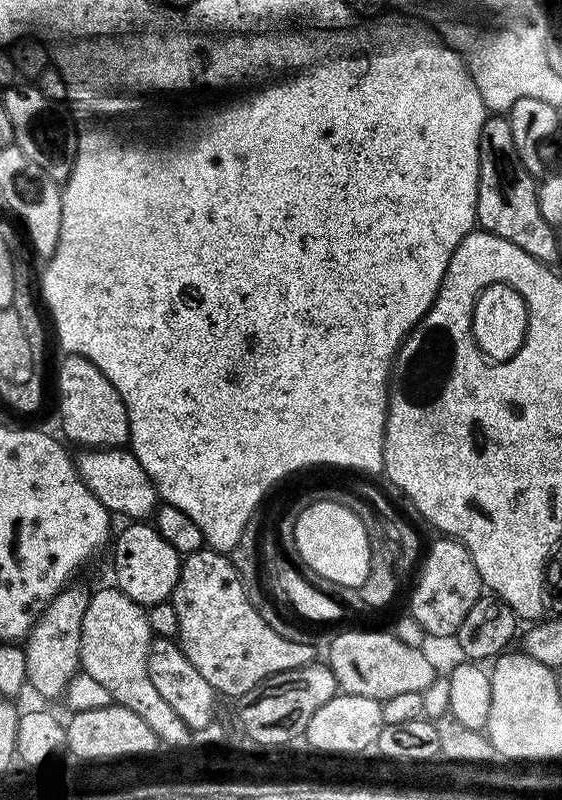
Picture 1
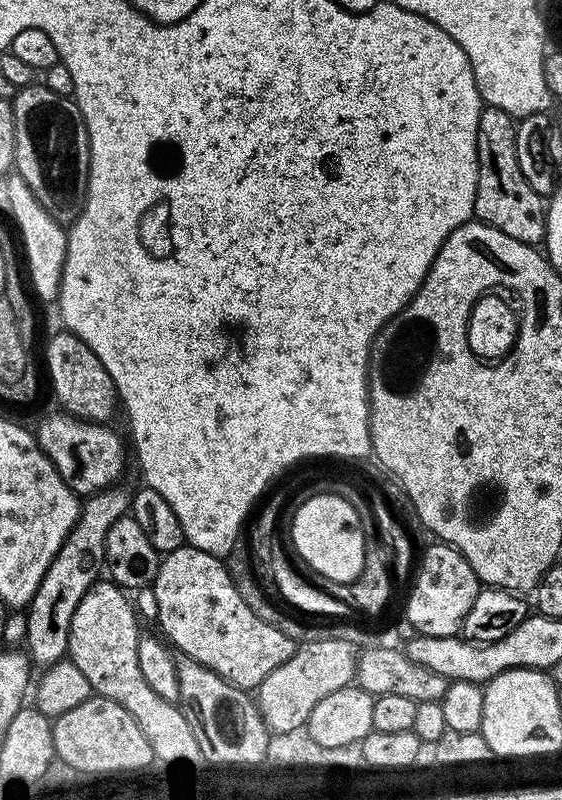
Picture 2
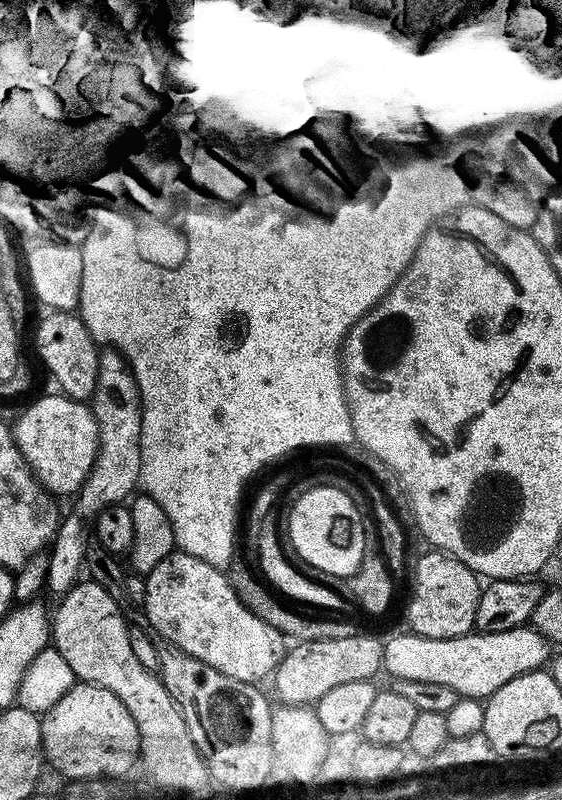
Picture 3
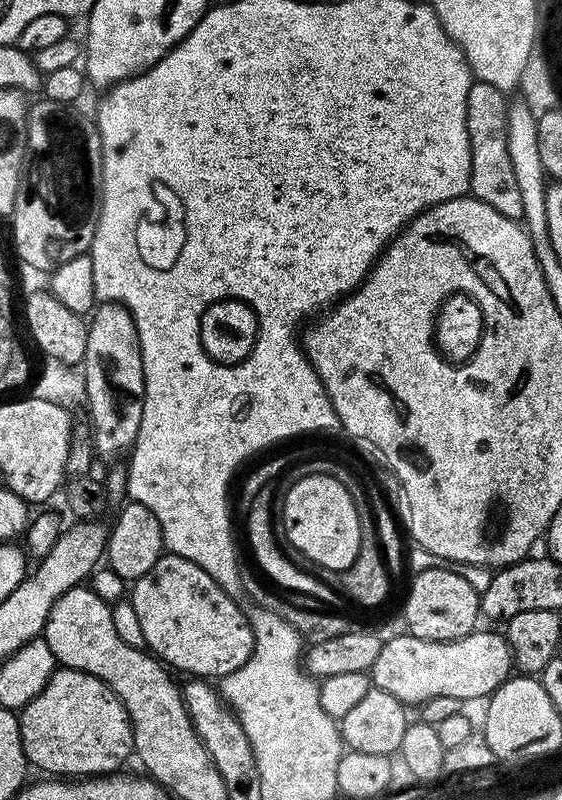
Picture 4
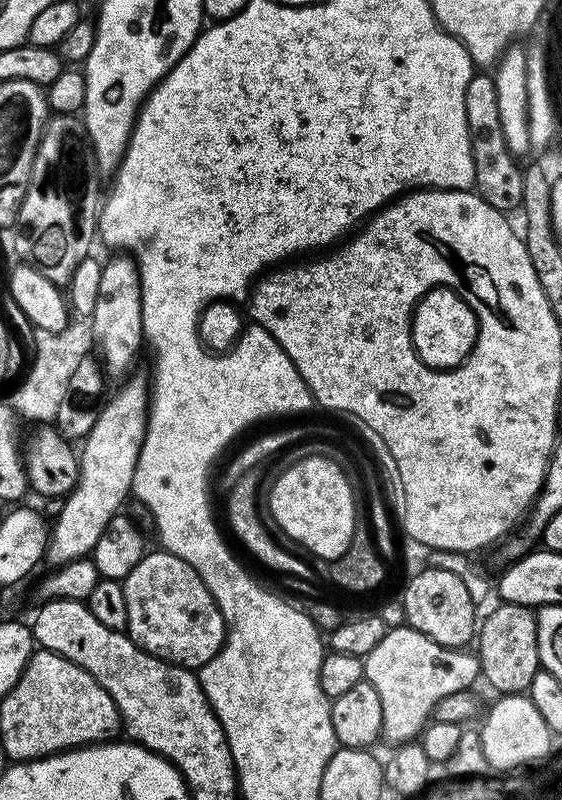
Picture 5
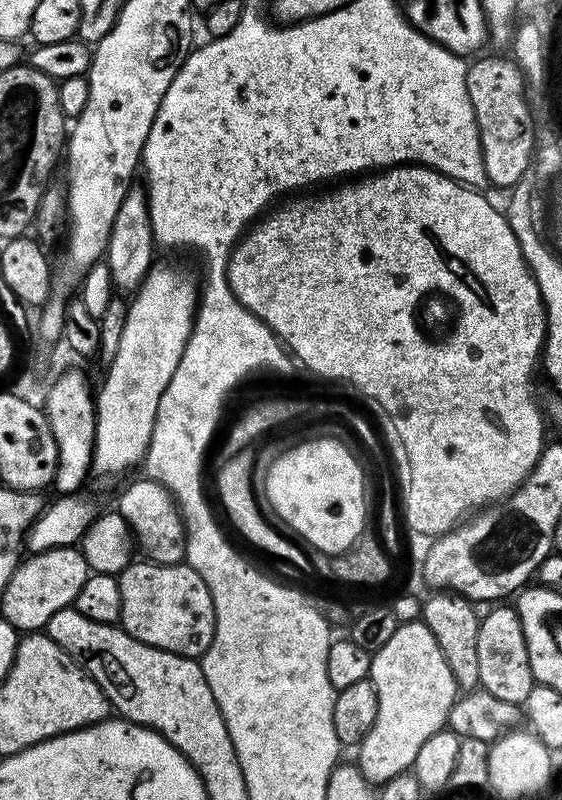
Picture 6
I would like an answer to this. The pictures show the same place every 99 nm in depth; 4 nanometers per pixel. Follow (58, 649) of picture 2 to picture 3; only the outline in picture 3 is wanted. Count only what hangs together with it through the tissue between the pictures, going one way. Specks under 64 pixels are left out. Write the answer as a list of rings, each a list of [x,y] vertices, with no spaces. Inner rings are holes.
[[[104,350],[100,352],[98,362],[98,376],[96,385],[92,391],[90,407],[94,418],[98,422],[100,431],[100,445],[94,466],[86,478],[86,482],[78,495],[75,497],[76,512],[69,516],[65,515],[61,519],[56,535],[50,541],[50,551],[48,552],[48,583],[47,591],[63,594],[69,592],[81,579],[82,569],[85,567],[84,551],[90,535],[90,528],[84,525],[84,520],[91,521],[104,508],[109,508],[111,504],[124,504],[137,491],[140,483],[140,435],[142,434],[142,406],[140,405],[140,388],[136,385],[136,380],[128,370],[128,365],[124,363],[123,356],[115,350]]]

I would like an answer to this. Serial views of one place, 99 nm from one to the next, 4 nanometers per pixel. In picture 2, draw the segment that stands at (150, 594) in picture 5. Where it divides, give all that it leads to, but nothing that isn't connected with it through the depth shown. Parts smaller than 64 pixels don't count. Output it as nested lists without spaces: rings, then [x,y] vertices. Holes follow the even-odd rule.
[[[185,546],[163,553],[151,588],[158,600],[155,621],[160,624],[163,639],[179,655],[188,656],[238,688],[259,688],[270,670],[278,670],[296,652],[296,641],[286,638],[270,622],[262,622],[246,606],[230,578],[227,563],[206,554],[206,550]]]

